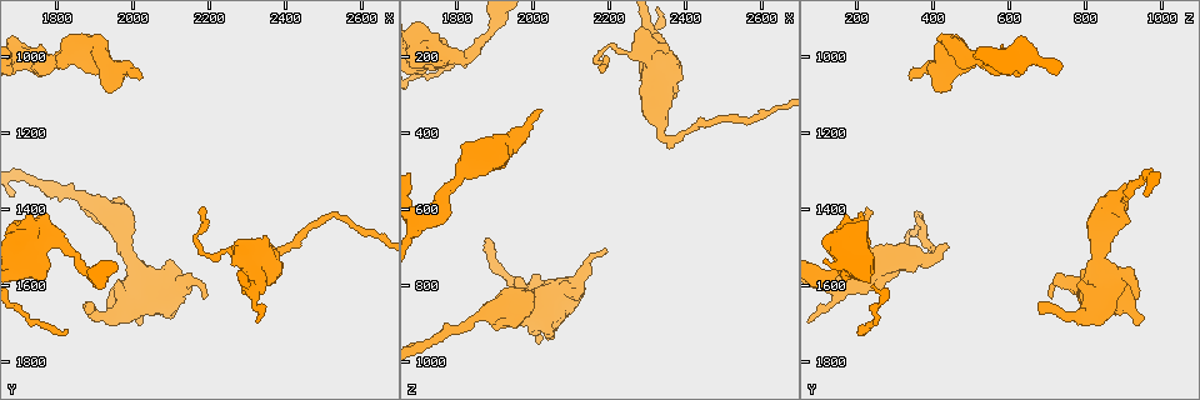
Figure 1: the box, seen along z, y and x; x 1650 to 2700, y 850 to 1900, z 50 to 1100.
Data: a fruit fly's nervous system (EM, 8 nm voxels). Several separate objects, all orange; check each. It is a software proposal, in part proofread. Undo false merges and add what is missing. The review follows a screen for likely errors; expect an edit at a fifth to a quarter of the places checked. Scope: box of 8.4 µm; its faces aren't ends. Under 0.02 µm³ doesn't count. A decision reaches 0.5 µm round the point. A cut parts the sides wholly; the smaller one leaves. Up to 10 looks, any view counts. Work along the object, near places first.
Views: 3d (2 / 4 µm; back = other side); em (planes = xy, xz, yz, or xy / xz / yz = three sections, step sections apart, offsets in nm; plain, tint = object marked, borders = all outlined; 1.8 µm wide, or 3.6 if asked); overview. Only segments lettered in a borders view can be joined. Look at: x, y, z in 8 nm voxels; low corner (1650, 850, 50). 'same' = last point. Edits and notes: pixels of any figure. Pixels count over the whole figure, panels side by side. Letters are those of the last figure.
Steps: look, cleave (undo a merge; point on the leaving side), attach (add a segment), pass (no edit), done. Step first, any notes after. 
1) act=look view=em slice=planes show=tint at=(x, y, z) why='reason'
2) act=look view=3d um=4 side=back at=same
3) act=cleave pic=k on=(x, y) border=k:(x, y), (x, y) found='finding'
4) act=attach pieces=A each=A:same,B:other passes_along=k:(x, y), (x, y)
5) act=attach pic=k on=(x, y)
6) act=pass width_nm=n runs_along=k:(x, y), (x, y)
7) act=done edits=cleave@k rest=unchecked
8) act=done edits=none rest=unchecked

act=look view=3d um=2 at=(1840, 990, 495) why='two arms in line, one across'

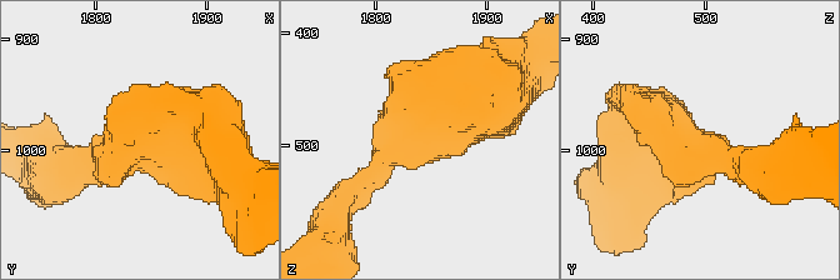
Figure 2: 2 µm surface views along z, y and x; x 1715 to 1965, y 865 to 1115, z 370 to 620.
act=look view=em slice=yz step=16 show=tint at=(1844, 994, 492) why='shape alone is not enough'

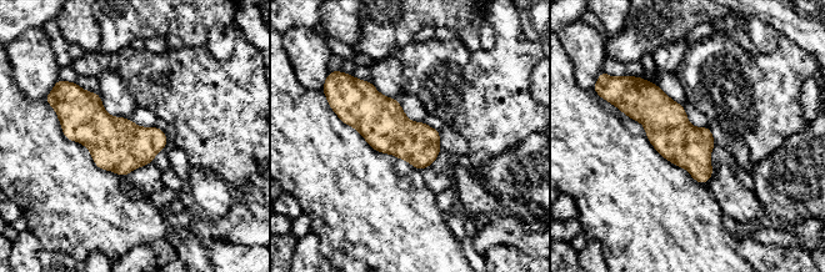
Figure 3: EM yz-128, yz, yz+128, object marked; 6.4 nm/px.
act=look view=em slice=planes show=borders at=same

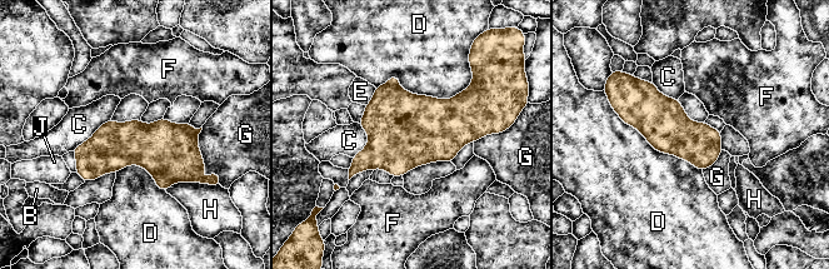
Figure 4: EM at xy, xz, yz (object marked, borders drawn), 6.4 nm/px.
act=pass each=B:other,C:other,D:other,E:other,F:other,G:other,H:other,J:other border=4:(473, 78), (375, 88) found='continuous, no second cell'

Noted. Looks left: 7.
act=look view=3d um=4 at=(2015, 1055, 335)

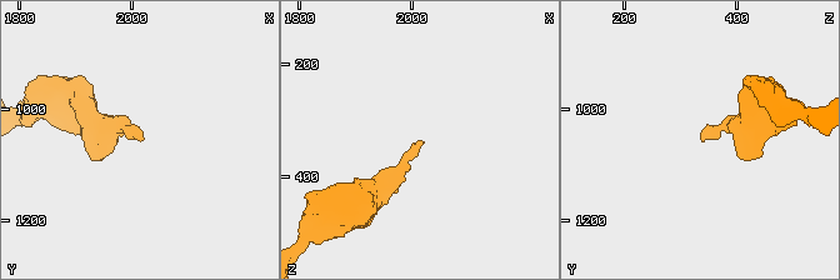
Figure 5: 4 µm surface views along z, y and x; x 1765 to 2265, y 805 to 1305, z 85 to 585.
act=look view=em slice=yz step=4 show=tint at=(2020, 1050, 335) why='now the EM'

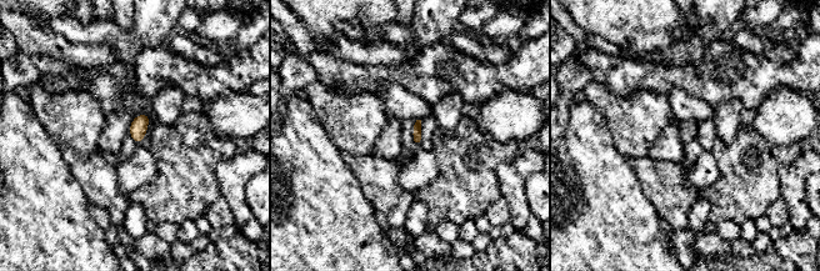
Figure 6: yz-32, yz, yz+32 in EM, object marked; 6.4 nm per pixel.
act=look view=em slice=planes show=borders at=same

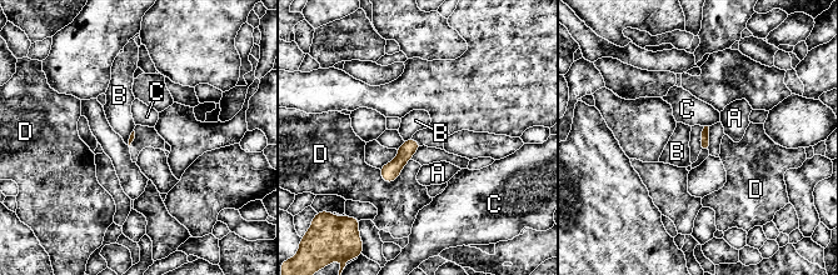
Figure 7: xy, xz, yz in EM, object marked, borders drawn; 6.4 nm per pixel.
act=pass each=A:other,B:other,C:other,D:other border=7:(410, 138), (404, 141) found='no lettered segment goes on from it'

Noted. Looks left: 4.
act=look view=3d um=2 at=(2190, 1630, 715)

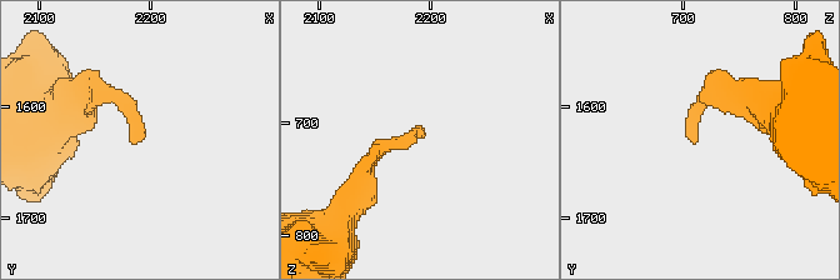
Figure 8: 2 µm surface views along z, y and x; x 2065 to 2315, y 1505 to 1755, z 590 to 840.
act=look view=em slice=xz step=4 show=borders at=(2186, 1632, 708) why='need the tissue'

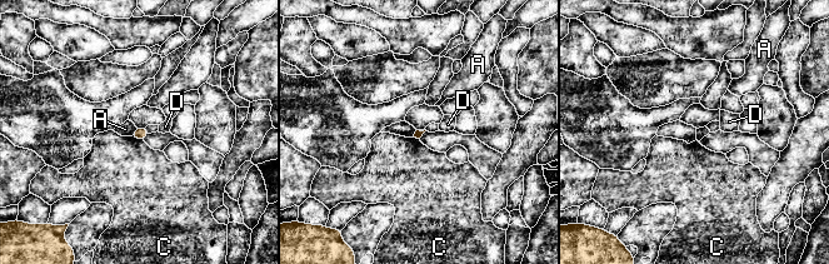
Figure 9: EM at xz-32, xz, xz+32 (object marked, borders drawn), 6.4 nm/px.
act=look view=em slice=planes show=borders at=same why='cut it another way'

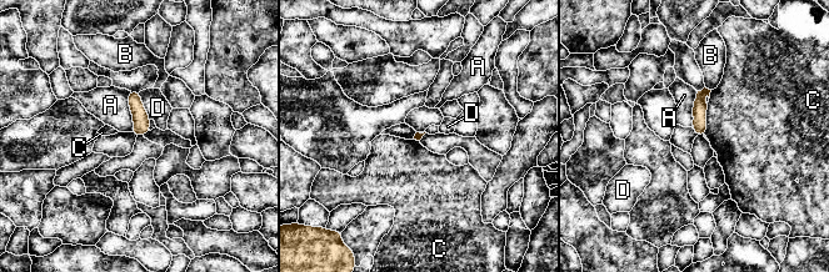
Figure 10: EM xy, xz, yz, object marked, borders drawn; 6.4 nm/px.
act=pass each=A:other,B:other,C:other,D:other runs_along=10:(705, 91), (699, 109), (699, 132) found='none of them fits'

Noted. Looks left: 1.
act=look view=em um=3.6 slice=planes show=borders at=(2320, 1545, 195)

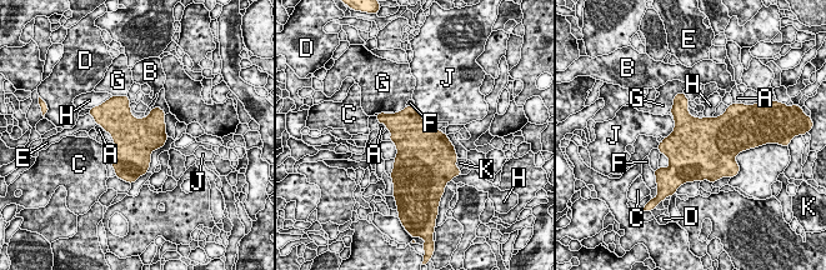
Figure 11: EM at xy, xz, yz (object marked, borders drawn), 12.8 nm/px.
act=pass longest_contact=J:280nm each=A:other,B:other,C:other,D:other,E:other,F:other,G:other,H:other,J:other,K:other border=11:(704, 115), (712, 116) found='all the same cell'

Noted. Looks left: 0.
act=done edits=none rest=unchecked

